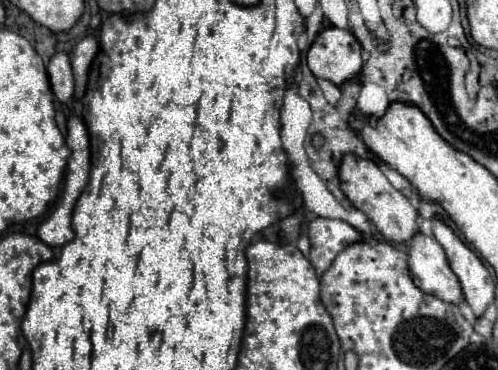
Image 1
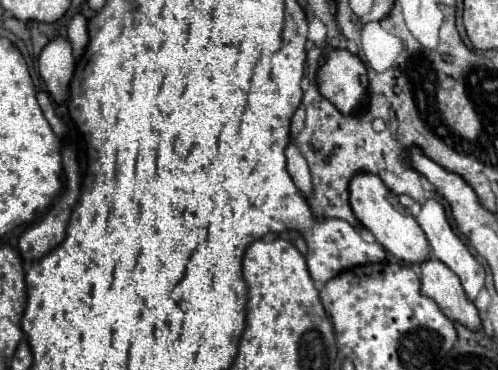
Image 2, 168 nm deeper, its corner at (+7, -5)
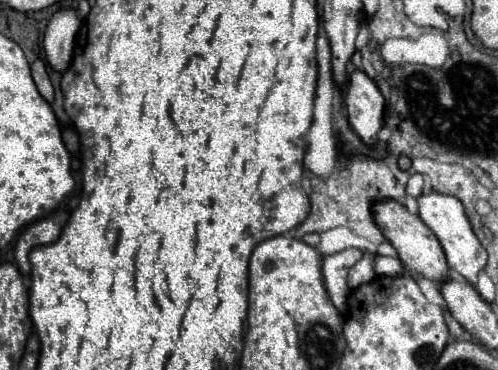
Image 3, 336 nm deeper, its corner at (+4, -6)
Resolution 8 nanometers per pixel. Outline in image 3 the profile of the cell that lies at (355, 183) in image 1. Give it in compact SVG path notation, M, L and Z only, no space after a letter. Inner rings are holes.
M391 198L373 202L371 214L373 214L377 228L397 250L397 256L405 268L409 268L411 272L417 272L429 280L435 280L435 282L443 282L447 278L447 262L445 262L443 248L441 248L437 236L423 224L423 220L417 214L411 214L405 206L401 206L399 202L395 202Z

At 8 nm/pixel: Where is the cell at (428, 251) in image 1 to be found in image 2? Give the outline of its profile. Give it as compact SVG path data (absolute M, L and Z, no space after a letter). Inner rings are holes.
M424 261L422 269L422 293L432 297L442 313L462 323L470 331L482 331L482 319L476 305L466 297L460 279L454 271L450 271L442 261Z

